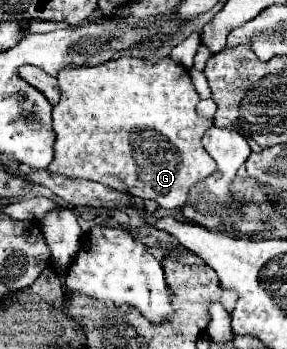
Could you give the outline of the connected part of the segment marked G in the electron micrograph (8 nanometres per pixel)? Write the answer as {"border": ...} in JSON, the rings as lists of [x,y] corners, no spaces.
{"border":[[[120,56],[102,66],[66,68],[58,74],[58,84],[62,98],[52,112],[56,132],[56,154],[48,166],[52,174],[72,180],[94,180],[114,190],[130,192],[142,200],[156,200],[162,208],[180,208],[190,190],[216,172],[214,158],[200,142],[204,132],[214,126],[214,120],[196,112],[200,96],[190,82],[188,70],[170,58],[152,64],[138,56]]]}

